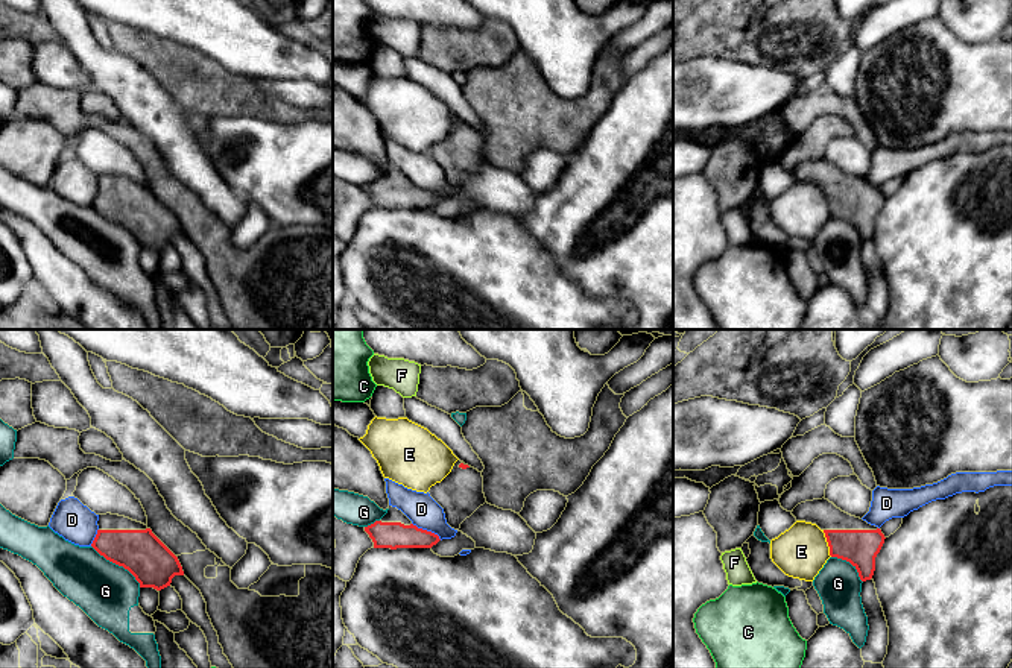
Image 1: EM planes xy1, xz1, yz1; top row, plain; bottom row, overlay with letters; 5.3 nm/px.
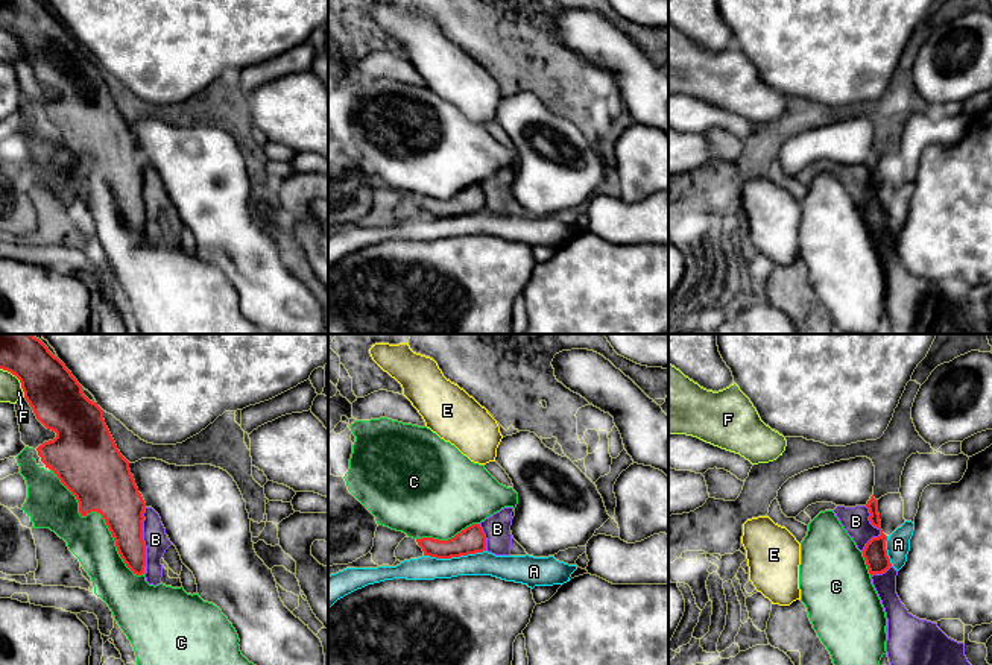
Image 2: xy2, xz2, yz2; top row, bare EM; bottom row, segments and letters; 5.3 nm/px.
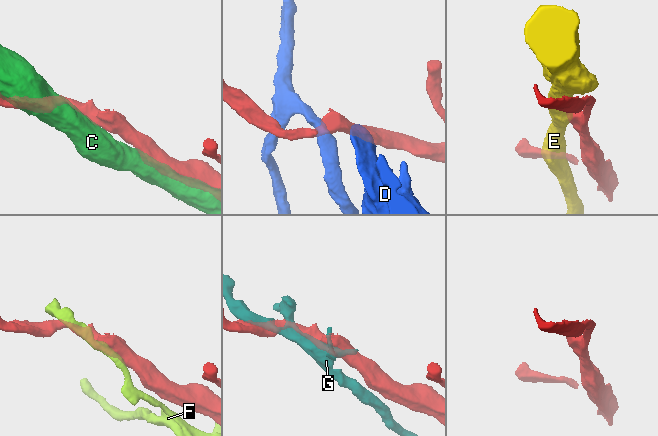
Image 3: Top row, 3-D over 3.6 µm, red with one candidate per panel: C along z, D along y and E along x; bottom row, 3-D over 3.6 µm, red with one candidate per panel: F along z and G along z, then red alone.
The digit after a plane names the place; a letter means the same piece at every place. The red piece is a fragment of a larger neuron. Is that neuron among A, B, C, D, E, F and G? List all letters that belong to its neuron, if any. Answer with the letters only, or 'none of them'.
none of them

